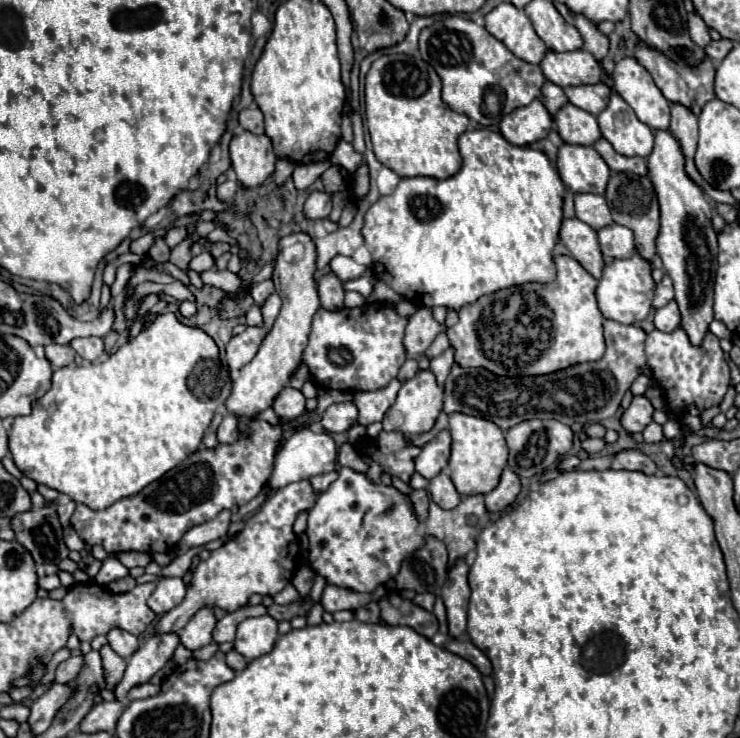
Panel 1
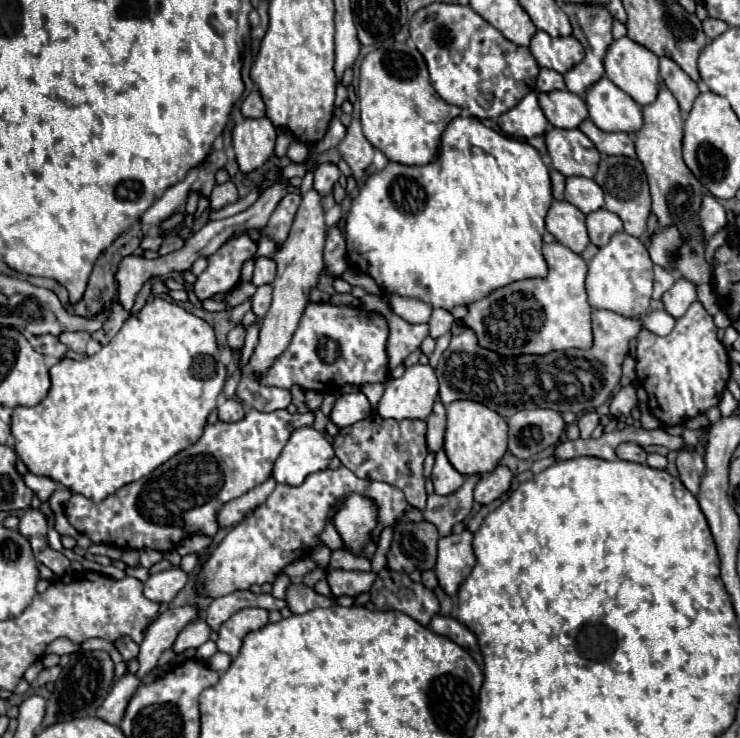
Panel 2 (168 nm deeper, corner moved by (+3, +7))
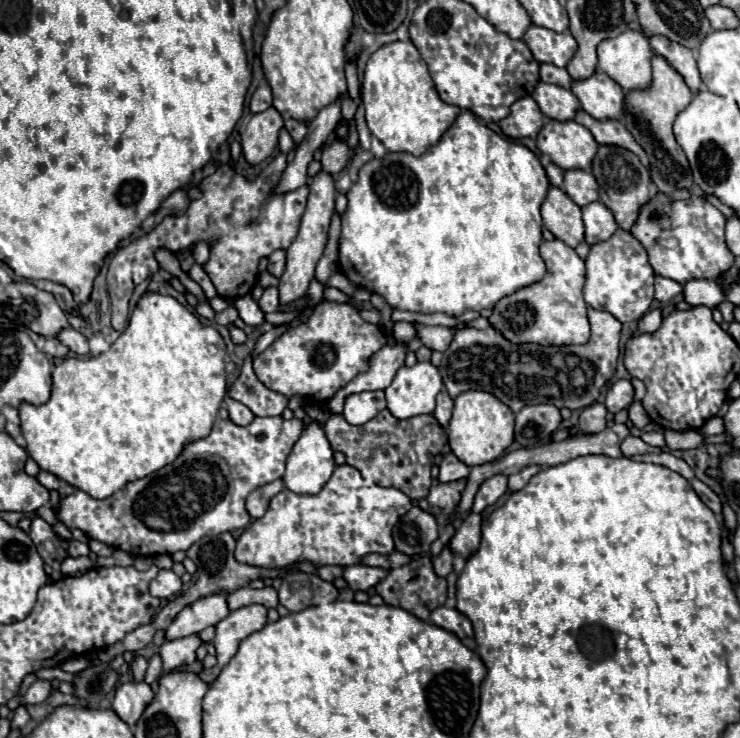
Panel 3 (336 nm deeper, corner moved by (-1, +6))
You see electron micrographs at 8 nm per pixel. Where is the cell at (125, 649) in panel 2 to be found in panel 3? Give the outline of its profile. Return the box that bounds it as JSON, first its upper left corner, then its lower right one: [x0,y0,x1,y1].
[130,656,148,682]

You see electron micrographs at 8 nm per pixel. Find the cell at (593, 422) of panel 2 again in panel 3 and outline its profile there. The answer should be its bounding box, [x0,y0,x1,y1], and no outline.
[578,404,606,434]

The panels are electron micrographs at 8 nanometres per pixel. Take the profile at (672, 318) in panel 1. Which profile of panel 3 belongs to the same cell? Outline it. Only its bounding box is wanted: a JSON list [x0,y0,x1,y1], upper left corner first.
[684,280,724,308]

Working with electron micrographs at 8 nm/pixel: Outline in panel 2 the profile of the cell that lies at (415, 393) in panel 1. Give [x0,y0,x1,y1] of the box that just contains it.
[378,365,438,419]

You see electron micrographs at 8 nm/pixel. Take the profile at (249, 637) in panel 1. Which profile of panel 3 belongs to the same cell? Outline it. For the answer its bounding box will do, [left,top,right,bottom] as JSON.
[199,604,266,684]

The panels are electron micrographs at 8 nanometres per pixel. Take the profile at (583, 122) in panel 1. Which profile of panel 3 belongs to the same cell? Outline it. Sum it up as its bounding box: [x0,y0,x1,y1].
[532,82,580,122]

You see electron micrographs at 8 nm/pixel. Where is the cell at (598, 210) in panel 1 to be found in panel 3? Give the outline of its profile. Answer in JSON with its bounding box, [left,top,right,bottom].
[562,170,598,206]

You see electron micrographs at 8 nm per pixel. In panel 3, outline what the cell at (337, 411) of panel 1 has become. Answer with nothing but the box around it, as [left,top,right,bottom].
[344,390,386,424]

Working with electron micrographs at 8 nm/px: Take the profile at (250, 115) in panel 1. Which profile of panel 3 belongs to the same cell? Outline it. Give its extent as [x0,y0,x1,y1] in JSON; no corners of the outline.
[250,82,272,114]

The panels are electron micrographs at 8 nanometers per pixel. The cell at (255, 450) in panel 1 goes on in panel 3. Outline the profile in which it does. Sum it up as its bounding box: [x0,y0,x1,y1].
[56,416,304,556]

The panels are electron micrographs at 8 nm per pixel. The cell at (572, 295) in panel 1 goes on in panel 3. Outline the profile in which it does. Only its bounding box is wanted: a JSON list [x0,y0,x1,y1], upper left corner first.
[490,240,590,346]

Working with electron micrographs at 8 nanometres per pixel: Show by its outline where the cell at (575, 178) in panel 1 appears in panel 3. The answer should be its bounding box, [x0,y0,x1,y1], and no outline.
[536,120,598,170]

